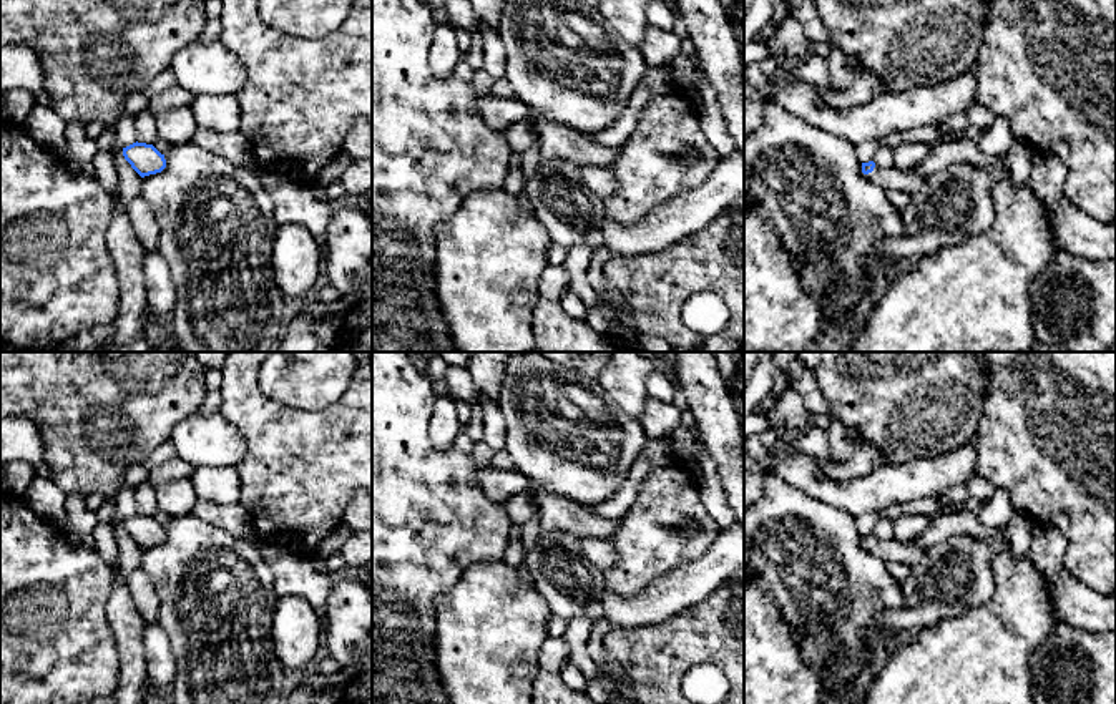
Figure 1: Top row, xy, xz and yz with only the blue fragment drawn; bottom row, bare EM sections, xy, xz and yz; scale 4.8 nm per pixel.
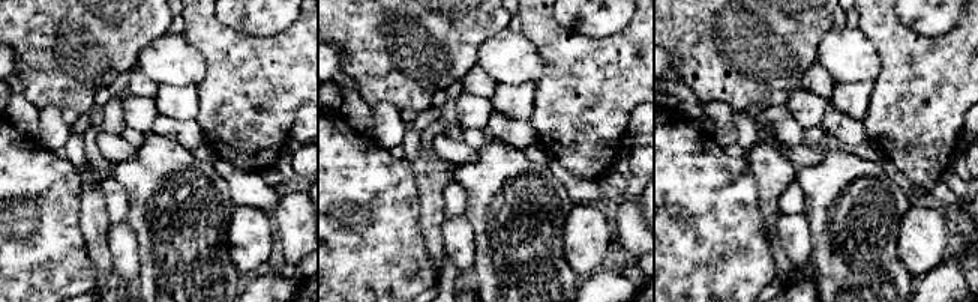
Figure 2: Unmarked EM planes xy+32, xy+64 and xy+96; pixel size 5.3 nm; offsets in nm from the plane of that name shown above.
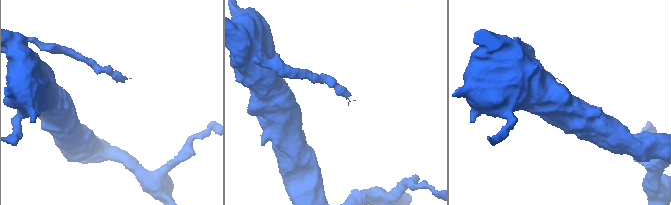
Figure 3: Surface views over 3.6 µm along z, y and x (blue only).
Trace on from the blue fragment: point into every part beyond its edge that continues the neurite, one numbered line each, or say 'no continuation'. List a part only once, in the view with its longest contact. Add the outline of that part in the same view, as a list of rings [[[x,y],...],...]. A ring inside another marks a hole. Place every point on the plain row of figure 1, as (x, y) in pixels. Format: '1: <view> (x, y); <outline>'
no continuation

